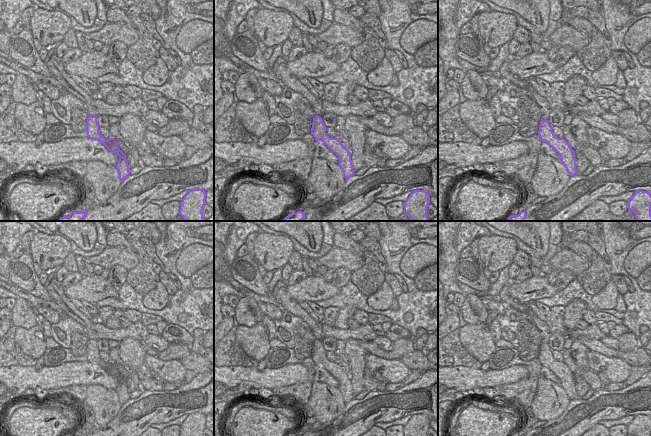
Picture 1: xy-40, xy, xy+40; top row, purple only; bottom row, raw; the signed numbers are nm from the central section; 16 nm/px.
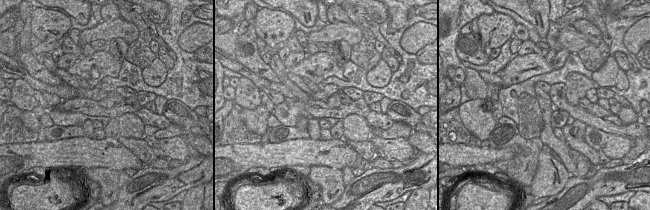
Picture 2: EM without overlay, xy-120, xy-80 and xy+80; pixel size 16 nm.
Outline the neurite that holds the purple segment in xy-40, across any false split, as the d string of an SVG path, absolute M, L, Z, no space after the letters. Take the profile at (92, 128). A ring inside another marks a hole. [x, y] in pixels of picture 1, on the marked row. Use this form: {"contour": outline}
{"contour": "M89 115L87 117L86 129L89 139L100 141L109 151L116 153L119 156L119 160L116 164L116 168L119 173L119 179L122 182L128 176L130 176L129 165L126 159L126 155L120 150L116 139L104 138L99 132L99 125L96 116Z"}

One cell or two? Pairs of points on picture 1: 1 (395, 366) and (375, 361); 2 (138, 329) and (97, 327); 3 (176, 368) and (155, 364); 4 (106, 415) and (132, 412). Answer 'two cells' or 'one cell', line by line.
1: one cell
2: one cell
3: one cell
4: two cells

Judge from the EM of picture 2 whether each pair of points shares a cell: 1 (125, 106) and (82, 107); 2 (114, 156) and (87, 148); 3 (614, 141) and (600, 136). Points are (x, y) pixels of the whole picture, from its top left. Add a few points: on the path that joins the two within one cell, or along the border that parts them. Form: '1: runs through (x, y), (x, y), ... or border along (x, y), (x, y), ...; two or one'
1: runs through (114, 112), (102, 112), (93, 108); one
2: runs through (107, 155), (94, 154); one
3: runs through (611, 141), (603, 139); one

